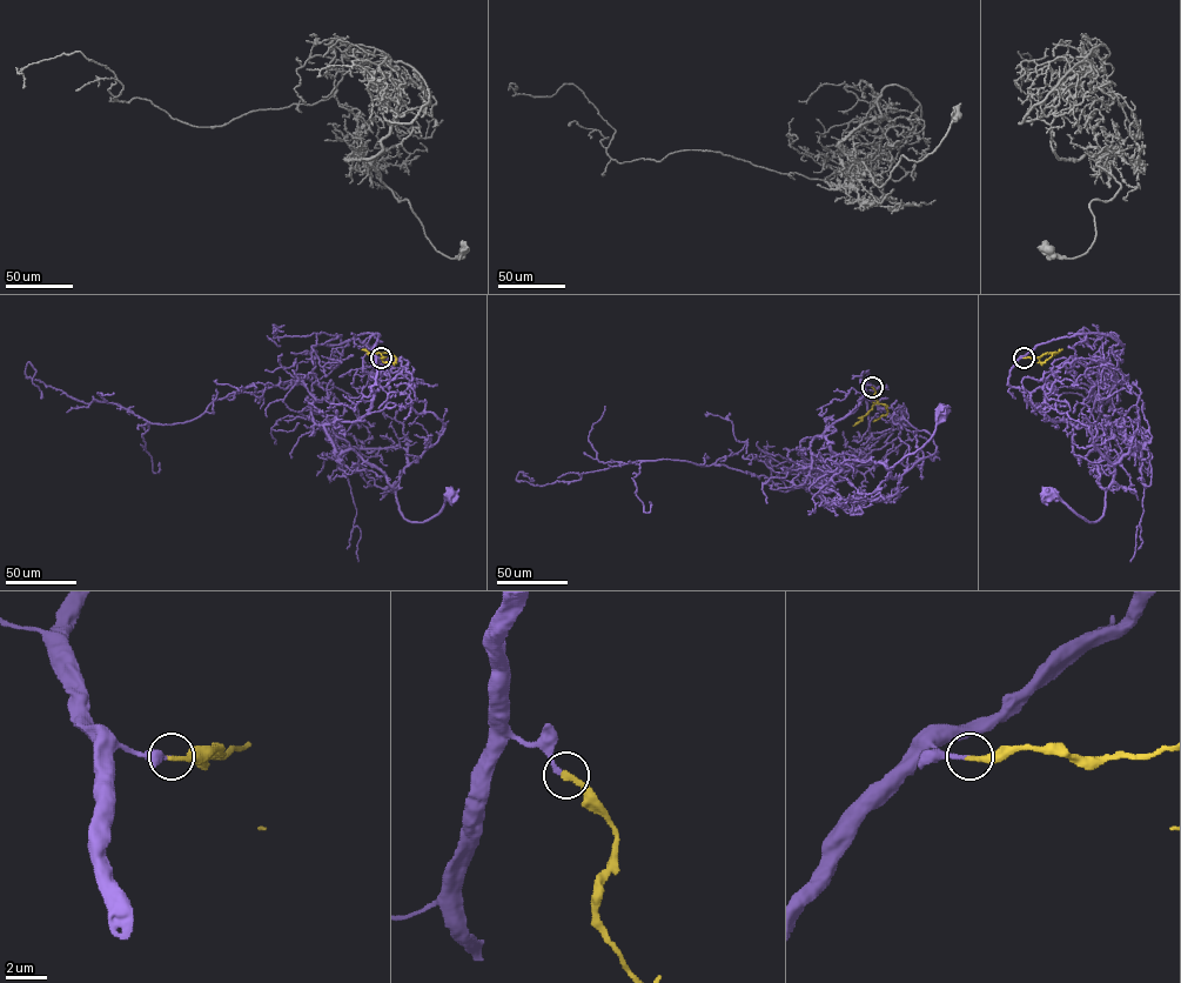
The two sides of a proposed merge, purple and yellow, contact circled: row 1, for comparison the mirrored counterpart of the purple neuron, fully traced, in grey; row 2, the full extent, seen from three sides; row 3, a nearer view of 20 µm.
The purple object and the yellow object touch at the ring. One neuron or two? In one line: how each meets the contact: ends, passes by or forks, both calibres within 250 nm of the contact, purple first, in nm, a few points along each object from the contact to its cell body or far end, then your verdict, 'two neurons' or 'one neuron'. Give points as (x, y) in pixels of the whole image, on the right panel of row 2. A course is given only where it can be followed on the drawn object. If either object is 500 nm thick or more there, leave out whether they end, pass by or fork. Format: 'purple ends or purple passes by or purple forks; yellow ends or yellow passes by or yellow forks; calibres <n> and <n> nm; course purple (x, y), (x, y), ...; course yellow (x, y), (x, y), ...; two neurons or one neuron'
purple ends; yellow ends; calibres 170 and 280 nm; course purple (1024, 358), (1008, 383), (1051, 420), (1073, 425), (1075, 455), (1099, 453), (1104, 514), (1088, 522), (1047, 494); course yellow (1024, 358), (1038, 356), (1045, 362), (1058, 353); one neuron

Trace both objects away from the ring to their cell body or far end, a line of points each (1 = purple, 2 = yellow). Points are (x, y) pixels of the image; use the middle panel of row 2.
1: (872, 387), (865, 372), (857, 408), (816, 436), (825, 436), (847, 462), (892, 467), (931, 437), (943, 410)
2: (872, 387), (877, 401), (873, 402), (883, 403), (887, 413), (873, 421)

